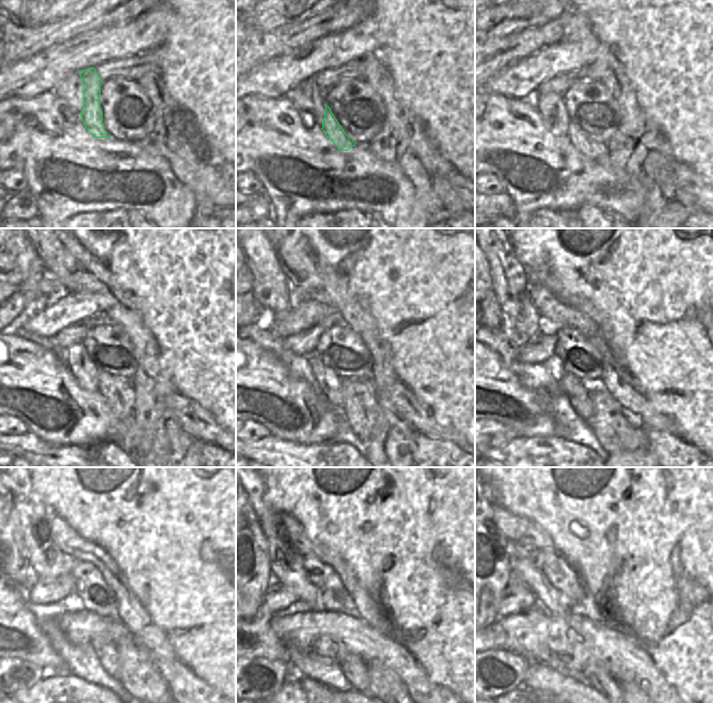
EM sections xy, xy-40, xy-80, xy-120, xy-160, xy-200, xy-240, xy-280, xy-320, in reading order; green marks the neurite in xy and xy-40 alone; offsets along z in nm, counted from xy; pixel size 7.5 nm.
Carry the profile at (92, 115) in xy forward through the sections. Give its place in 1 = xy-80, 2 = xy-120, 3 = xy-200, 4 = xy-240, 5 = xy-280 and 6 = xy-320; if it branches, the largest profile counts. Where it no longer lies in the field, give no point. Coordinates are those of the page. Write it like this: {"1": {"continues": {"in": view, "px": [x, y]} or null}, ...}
{"1": {"continues": {"in": "xy-80", "px": [595, 150]}}, "2": {"continues": {"in": "xy-120", "px": [148, 432]}}, "3": {"continues": {"in": "xy-200", "px": [619, 432]}}, "4": {"continues": {"in": "xy-240", "px": [139, 675]}}, "5": {"continues": {"in": "xy-280", "px": [384, 684]}}, "6": {"continues": {"in": "xy-320", "px": [624, 684]}}}

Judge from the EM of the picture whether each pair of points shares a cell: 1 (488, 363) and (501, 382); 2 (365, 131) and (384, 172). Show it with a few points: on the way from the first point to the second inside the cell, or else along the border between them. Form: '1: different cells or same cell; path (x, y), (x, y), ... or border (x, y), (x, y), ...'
1: same cell; path (488, 368), (488, 373), (495, 381)
2: different cells; border (357, 143), (368, 144)

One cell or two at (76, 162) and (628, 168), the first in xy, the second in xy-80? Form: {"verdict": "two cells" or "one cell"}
{"verdict": "two cells"}

